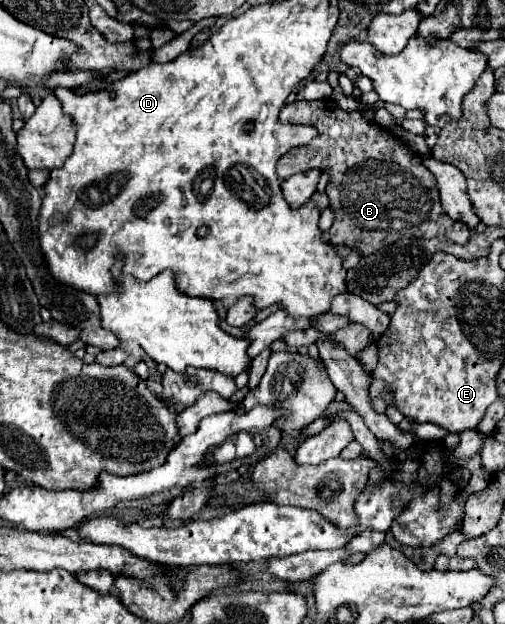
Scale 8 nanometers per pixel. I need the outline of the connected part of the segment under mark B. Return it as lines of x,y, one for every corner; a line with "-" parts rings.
292,101
280,111
280,123
296,123
316,127
318,135
302,147
290,149
278,161
278,177
288,179
294,173
308,169
322,169
330,175
326,193
336,221
330,227
332,245
348,245
370,255
400,237
410,233
414,237
448,237
464,245
470,229
452,221
440,207
434,175
422,165
420,155
406,147
394,133
364,119
362,113
346,113
334,101

